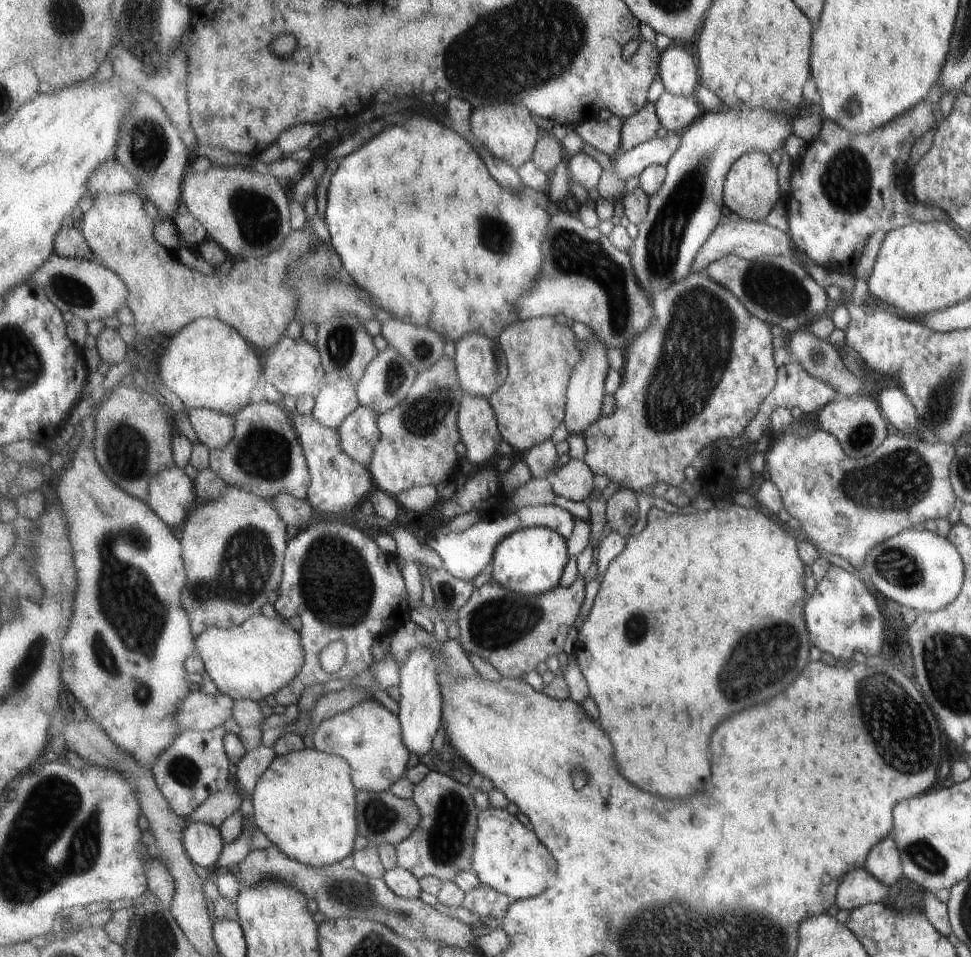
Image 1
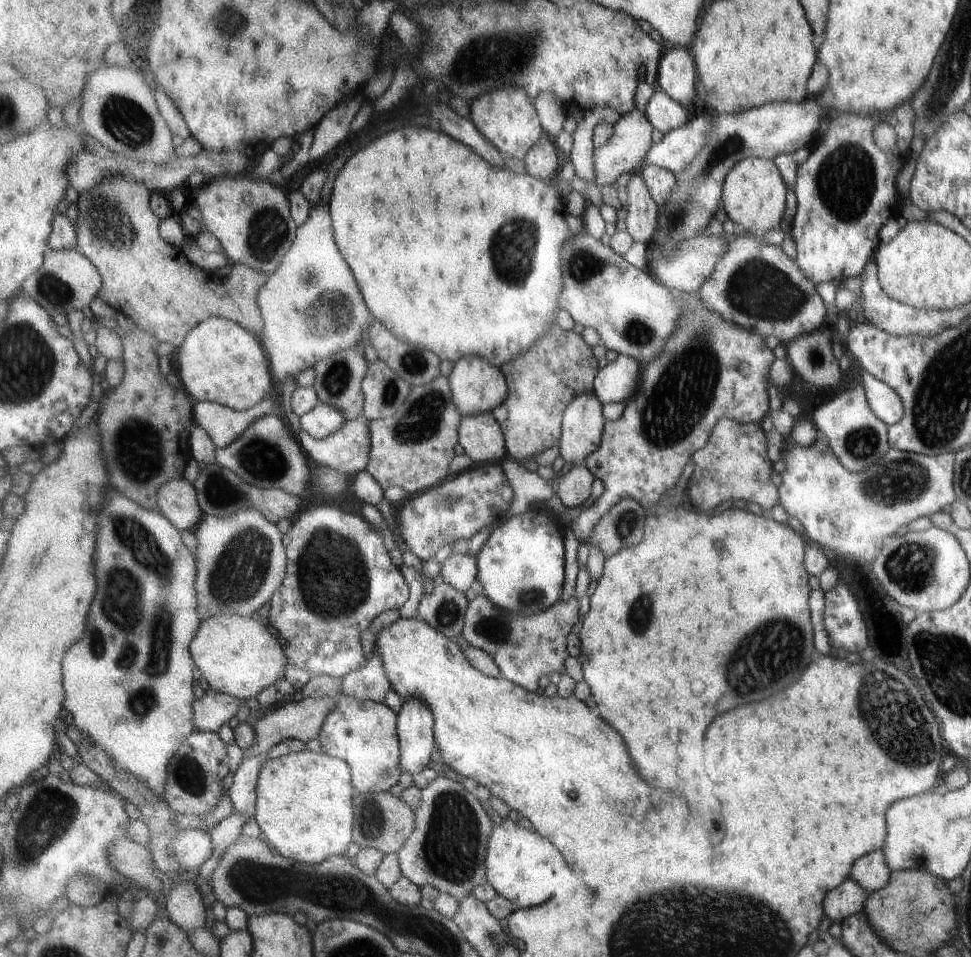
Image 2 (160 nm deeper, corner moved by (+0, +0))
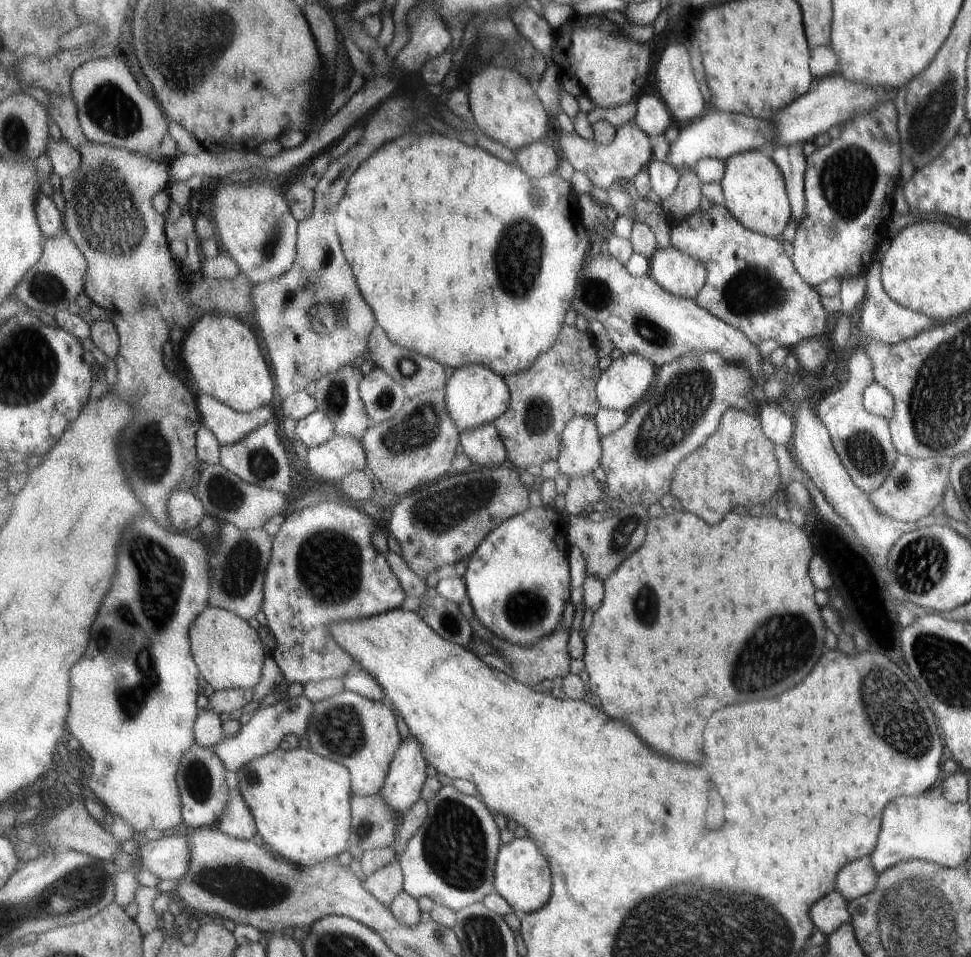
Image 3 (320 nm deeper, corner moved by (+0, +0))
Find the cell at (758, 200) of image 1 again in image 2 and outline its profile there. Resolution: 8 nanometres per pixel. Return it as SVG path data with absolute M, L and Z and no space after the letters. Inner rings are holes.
M761 157L743 159L729 171L724 182L723 211L736 227L748 230L763 239L773 228L779 226L787 196L779 173L772 159Z

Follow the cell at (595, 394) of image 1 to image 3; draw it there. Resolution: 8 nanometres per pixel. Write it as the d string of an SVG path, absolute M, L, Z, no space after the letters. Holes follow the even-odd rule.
M575 417L564 430L559 472L569 480L591 474L601 466L602 440L593 417Z

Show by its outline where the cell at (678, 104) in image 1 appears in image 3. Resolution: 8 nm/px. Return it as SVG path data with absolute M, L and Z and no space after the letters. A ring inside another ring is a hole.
M641 93L637 97L637 112L633 122L637 123L651 138L661 136L671 126L670 110L664 100Z

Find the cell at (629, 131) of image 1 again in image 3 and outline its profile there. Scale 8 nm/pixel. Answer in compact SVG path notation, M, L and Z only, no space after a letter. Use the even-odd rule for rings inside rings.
M635 122L625 123L618 128L615 140L610 145L602 145L595 139L587 140L576 130L571 134L561 132L558 145L563 158L574 167L575 171L587 174L595 187L605 191L615 183L625 183L631 178L634 179L654 159L652 138Z

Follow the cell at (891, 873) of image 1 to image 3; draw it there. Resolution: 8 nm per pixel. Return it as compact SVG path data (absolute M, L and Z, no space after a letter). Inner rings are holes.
M868 858L854 860L837 871L833 892L839 893L844 901L853 900L874 887L876 876Z

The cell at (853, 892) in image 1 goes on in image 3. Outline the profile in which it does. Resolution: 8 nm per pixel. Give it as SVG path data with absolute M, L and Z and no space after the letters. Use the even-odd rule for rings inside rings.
M827 893L819 901L815 901L808 910L814 930L819 930L825 936L837 930L838 926L850 922L846 902L839 893Z

